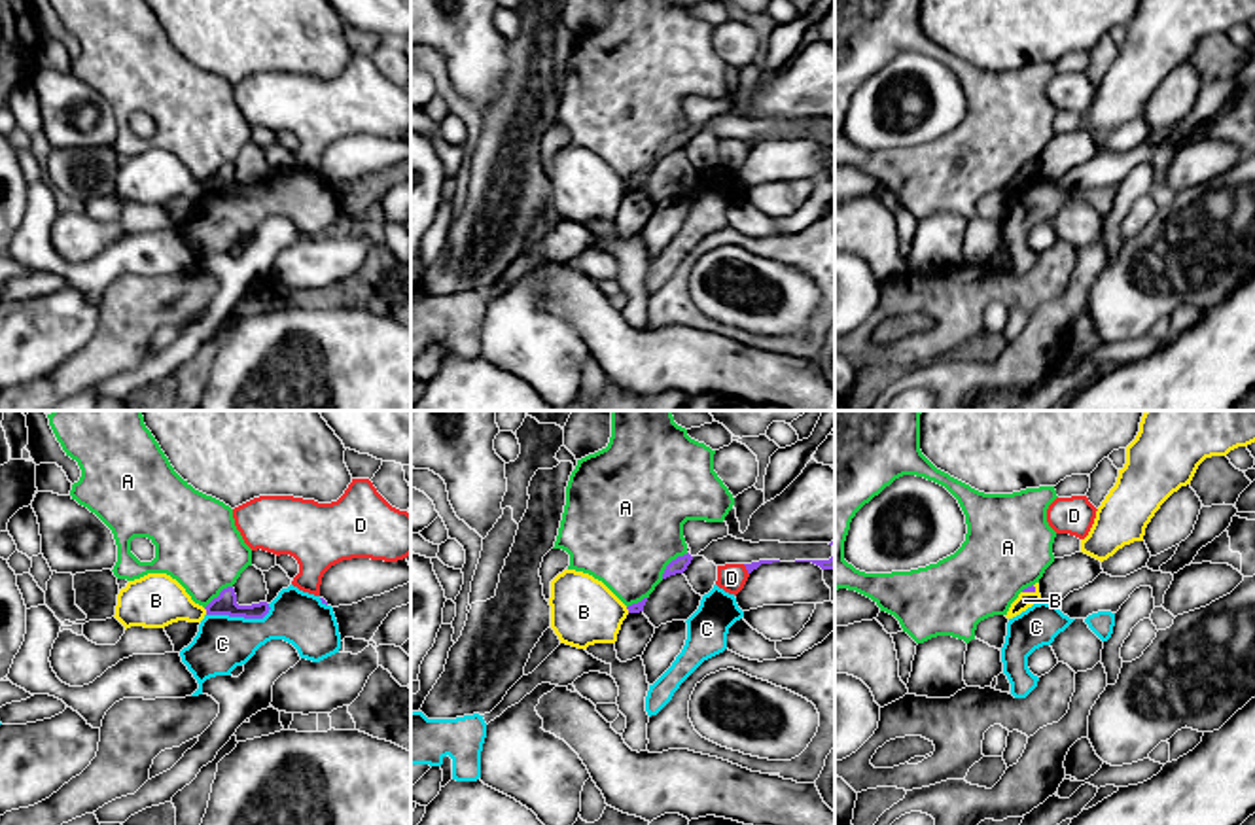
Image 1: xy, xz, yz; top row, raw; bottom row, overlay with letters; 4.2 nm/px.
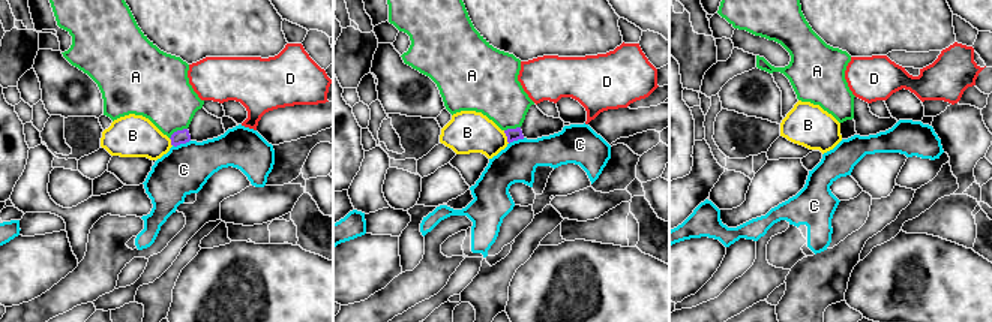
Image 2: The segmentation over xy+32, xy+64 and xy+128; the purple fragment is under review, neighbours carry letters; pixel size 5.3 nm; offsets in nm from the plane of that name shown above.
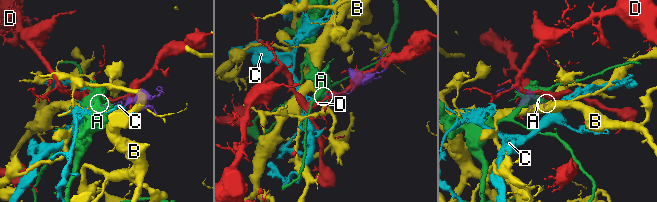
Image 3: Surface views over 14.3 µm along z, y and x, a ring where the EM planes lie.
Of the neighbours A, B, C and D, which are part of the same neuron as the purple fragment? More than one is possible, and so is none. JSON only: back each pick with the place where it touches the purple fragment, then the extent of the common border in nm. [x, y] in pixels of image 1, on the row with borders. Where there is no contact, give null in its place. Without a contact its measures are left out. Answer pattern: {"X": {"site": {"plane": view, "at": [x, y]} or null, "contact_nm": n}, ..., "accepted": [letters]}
{"accepted": []}

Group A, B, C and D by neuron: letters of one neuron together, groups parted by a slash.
A / B / C / D

